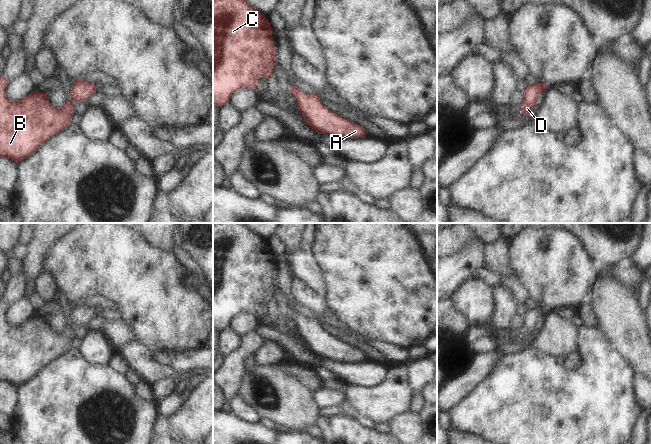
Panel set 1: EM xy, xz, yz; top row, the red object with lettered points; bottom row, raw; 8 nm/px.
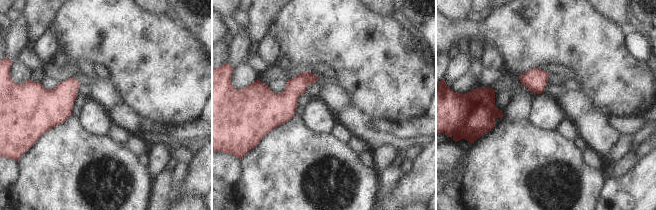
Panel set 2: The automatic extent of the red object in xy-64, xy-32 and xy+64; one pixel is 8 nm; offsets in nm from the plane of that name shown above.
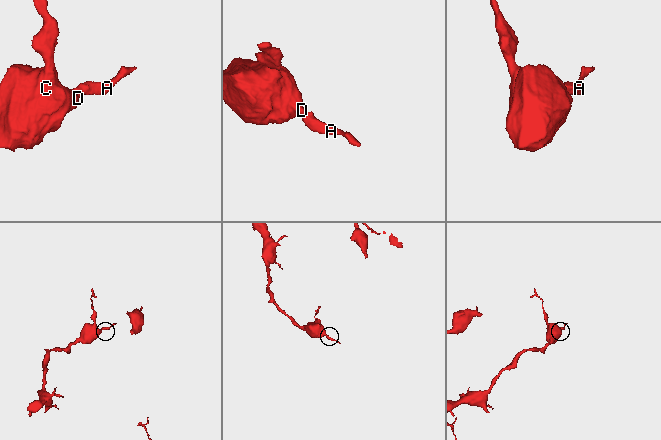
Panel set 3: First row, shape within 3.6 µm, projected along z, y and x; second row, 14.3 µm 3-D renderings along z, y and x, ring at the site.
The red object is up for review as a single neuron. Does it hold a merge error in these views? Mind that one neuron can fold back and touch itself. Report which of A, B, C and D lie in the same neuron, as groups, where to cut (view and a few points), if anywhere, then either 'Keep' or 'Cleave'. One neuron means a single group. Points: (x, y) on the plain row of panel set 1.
Groups: A B C D. No split. Keep

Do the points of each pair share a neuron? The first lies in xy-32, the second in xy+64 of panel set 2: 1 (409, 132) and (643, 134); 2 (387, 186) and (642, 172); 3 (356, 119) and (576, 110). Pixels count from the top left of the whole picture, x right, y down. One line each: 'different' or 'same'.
1: different
2: different
3: different

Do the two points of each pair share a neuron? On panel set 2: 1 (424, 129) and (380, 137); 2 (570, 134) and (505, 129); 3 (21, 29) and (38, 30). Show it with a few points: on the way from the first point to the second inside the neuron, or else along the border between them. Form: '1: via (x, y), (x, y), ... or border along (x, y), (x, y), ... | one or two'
1: border along (371, 126), (401, 139), (406, 139), (410, 143) | two
2: border along (556, 129), (572, 141) | two
3: border along (21, 14), (25, 19), (30, 44) | two

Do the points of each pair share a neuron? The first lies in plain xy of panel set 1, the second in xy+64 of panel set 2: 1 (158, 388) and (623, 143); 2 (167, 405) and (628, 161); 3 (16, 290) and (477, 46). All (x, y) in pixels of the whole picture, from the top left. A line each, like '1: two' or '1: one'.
1: one
2: one
3: two

